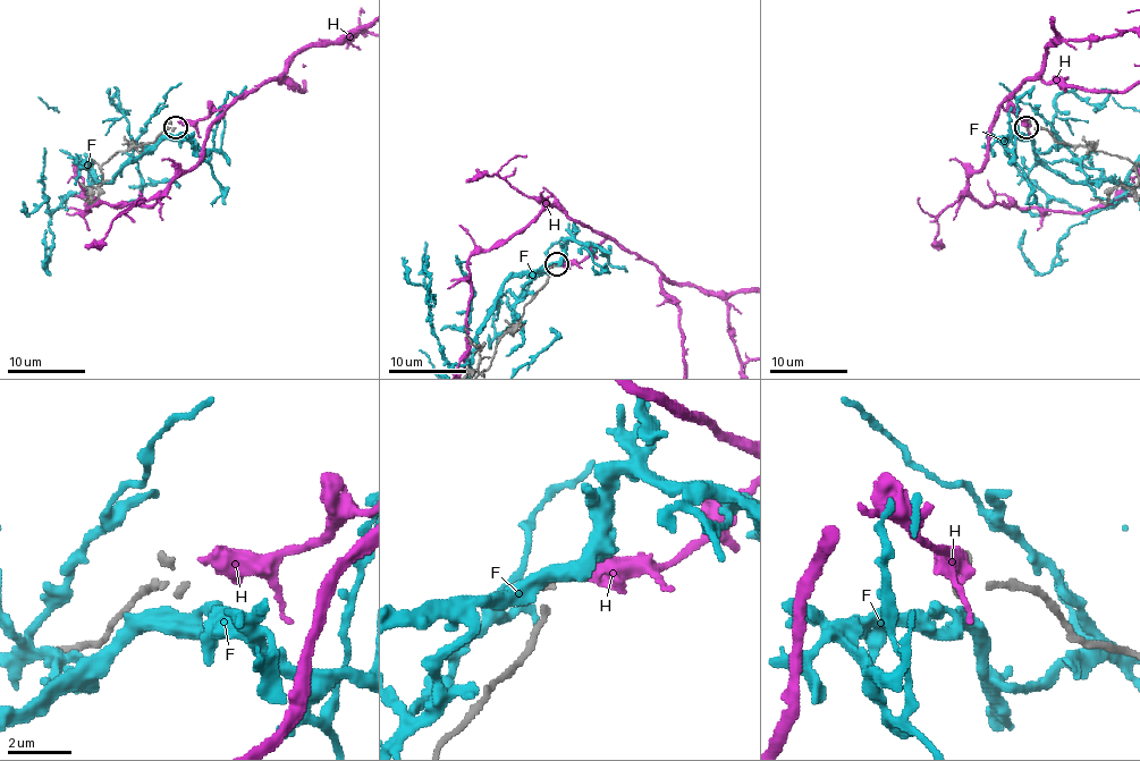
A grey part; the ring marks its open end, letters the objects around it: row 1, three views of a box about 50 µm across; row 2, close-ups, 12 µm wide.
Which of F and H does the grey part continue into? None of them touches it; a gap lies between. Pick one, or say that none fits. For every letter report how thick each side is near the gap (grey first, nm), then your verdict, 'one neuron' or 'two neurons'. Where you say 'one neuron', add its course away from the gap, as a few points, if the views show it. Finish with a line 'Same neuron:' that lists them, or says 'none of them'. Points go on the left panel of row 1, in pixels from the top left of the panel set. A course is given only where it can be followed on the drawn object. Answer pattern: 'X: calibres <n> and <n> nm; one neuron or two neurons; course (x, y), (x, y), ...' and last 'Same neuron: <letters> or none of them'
F: calibres 190 and 380 nm; two neurons
H: calibres 190 and 550 nm; two neurons
Same neuron: none of them

